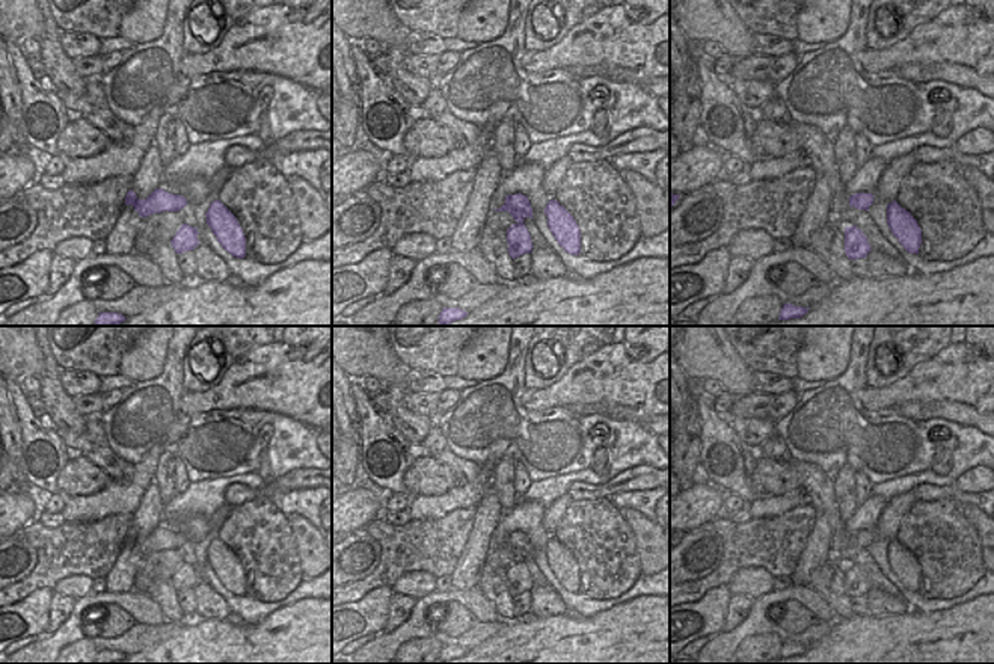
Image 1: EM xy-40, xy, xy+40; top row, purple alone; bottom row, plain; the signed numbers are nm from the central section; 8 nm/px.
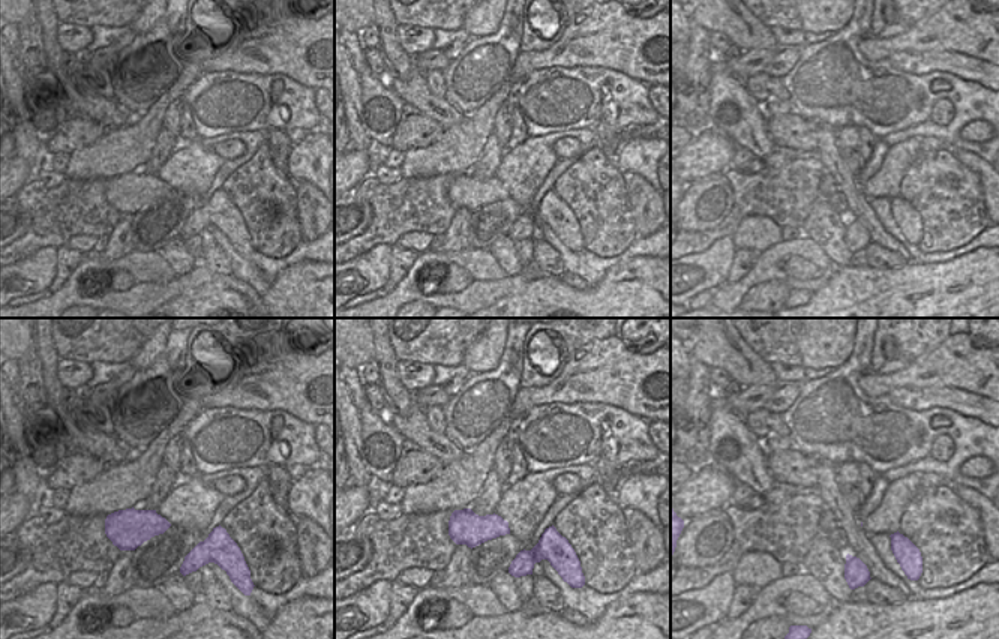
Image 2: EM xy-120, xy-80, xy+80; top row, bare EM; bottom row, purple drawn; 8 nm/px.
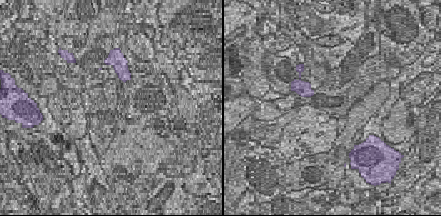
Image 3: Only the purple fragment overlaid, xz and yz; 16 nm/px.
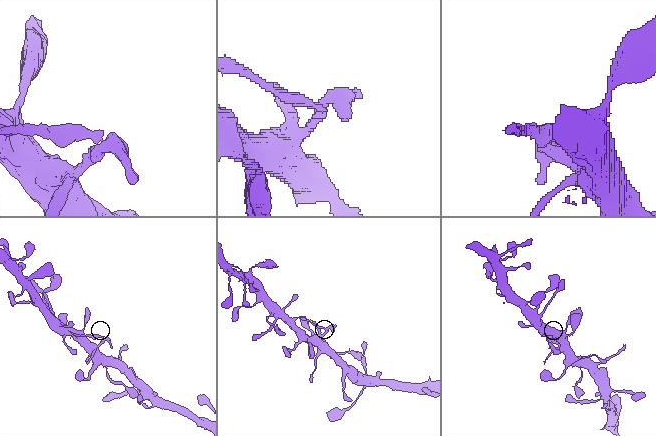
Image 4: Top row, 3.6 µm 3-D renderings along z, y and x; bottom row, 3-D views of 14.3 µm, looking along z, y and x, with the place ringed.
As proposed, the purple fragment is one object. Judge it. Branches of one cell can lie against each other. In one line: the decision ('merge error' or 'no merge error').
no merge error

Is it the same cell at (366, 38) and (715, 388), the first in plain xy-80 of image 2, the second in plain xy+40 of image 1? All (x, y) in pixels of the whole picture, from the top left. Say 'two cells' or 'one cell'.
one cell

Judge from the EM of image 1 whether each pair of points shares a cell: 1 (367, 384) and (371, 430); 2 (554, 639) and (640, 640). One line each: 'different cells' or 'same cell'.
1: different cells
2: same cell

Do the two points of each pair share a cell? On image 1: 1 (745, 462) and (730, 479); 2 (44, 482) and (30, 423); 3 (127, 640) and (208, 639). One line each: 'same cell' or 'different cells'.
1: same cell
2: same cell
3: different cells

